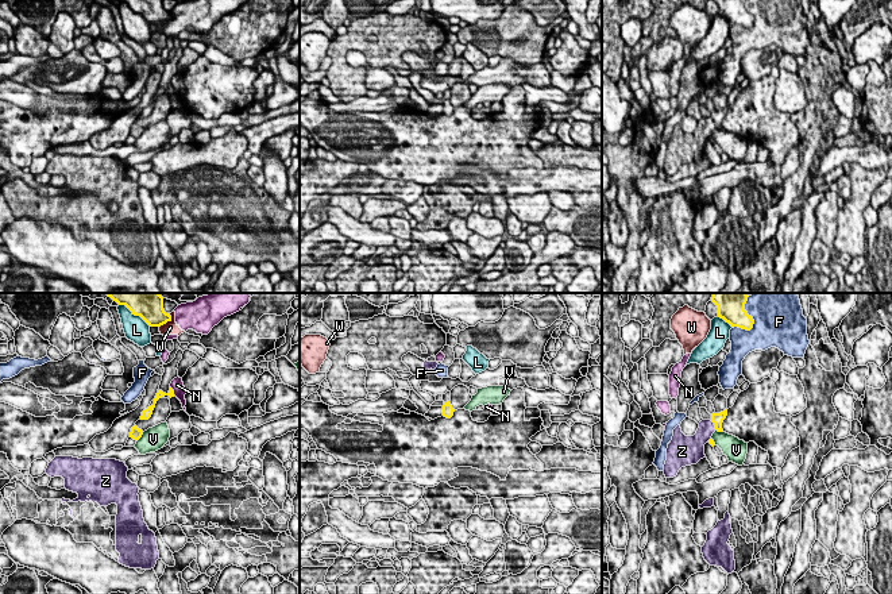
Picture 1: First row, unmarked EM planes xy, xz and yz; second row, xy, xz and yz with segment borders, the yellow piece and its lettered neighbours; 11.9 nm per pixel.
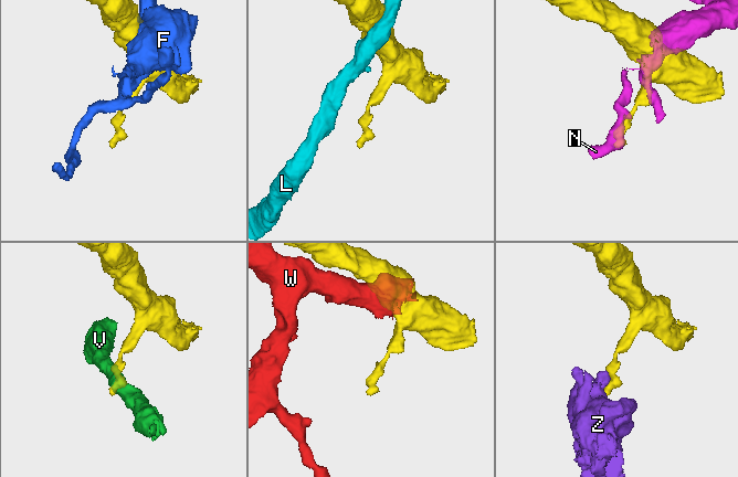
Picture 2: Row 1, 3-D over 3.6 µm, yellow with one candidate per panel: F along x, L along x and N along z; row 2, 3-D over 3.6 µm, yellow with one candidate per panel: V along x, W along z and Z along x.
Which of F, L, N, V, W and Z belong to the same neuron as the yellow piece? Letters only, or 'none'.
none

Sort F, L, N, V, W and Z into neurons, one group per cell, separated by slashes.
F / L / N W / V / Z

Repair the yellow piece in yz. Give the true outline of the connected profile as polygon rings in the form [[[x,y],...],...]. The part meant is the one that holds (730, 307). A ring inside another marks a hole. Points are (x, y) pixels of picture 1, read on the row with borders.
[[[713,293],[711,301],[718,308],[718,317],[723,319],[733,328],[738,327],[750,331],[754,320],[745,310],[748,297],[746,293]]]

